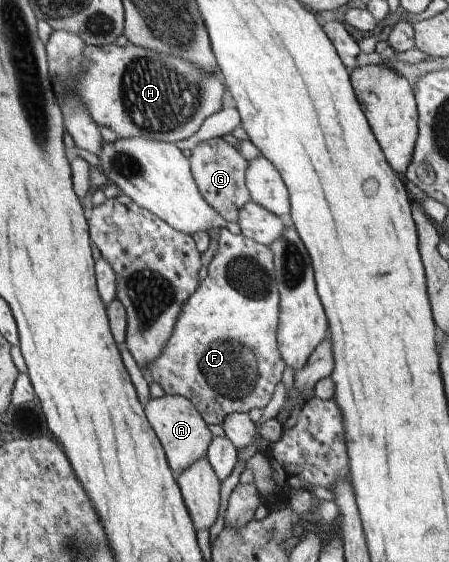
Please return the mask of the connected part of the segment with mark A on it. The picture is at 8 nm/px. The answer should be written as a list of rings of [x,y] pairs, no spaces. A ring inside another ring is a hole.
[[[166,394],[159,399],[151,398],[146,408],[151,427],[163,444],[163,448],[166,449],[167,461],[173,473],[178,475],[188,467],[192,467],[192,463],[207,457],[208,447],[211,446],[214,436],[210,432],[209,425],[200,415],[200,411],[190,400],[180,395]]]

